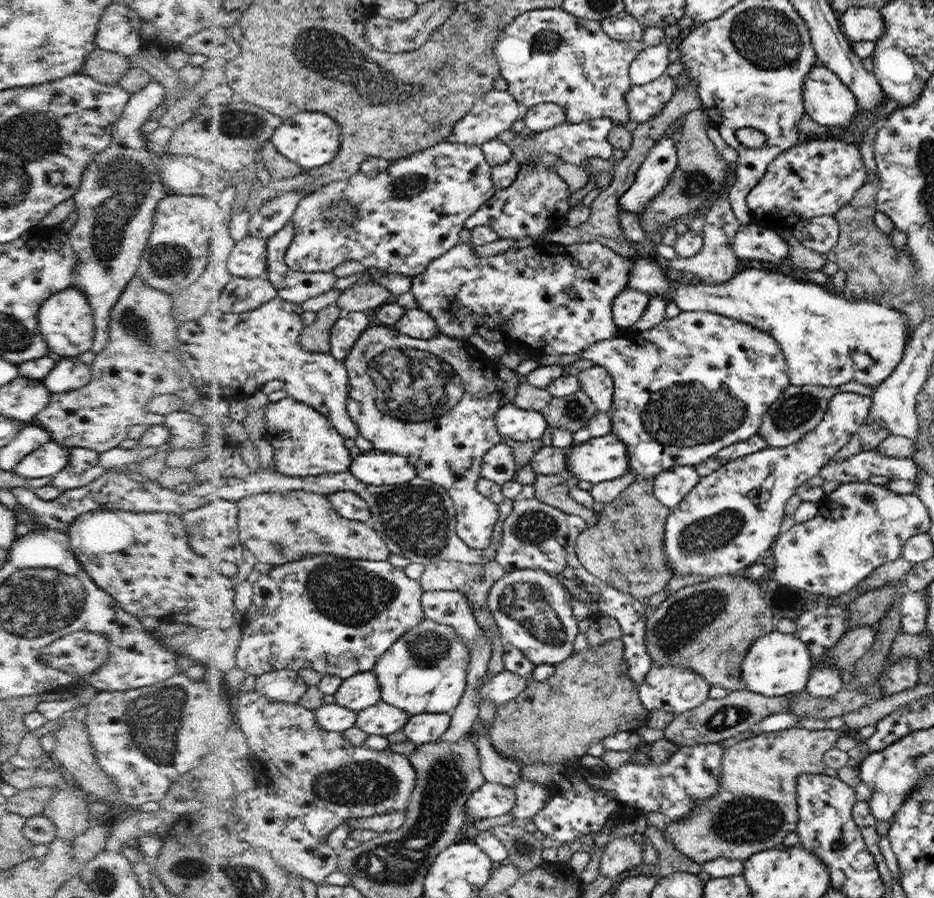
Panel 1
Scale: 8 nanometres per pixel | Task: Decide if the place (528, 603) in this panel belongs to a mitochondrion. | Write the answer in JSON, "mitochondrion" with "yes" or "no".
{"mitochondrion":"yes"}

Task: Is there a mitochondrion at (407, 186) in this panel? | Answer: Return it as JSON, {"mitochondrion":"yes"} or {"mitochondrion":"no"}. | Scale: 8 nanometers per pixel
{"mitochondrion":"yes"}

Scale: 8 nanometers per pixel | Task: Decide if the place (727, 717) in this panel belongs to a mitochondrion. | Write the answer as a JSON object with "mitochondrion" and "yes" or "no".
{"mitochondrion":"yes"}

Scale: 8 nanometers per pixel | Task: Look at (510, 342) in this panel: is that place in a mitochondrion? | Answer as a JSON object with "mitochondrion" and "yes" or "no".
{"mitochondrion":"no"}

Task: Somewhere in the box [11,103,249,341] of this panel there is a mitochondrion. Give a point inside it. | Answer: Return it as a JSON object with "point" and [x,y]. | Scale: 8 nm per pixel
{"point":[123,184]}

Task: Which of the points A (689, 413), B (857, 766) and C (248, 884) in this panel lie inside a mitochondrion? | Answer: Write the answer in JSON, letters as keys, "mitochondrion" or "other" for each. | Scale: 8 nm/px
{"A":"mitochondrion","B":"other","C":"mitochondrion"}

